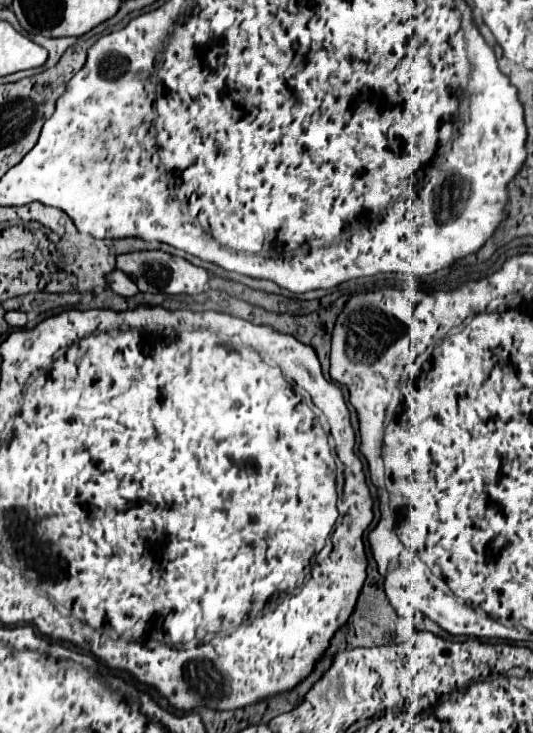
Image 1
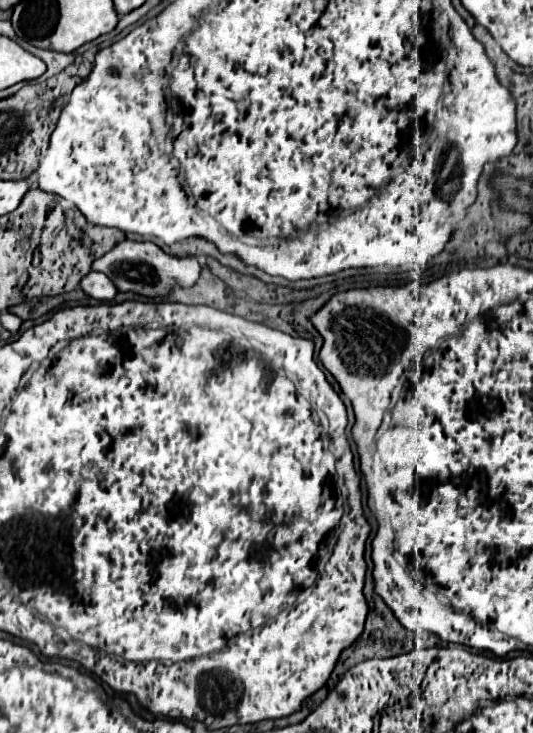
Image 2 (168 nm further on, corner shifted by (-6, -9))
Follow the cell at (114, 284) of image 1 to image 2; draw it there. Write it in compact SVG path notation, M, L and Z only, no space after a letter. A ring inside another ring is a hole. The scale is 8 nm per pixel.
M99 272L87 274L81 280L81 288L87 292L87 296L91 296L95 300L103 300L103 302L115 300L115 296L119 292L115 288L115 284L111 284L111 278L107 278L105 274L99 274Z

